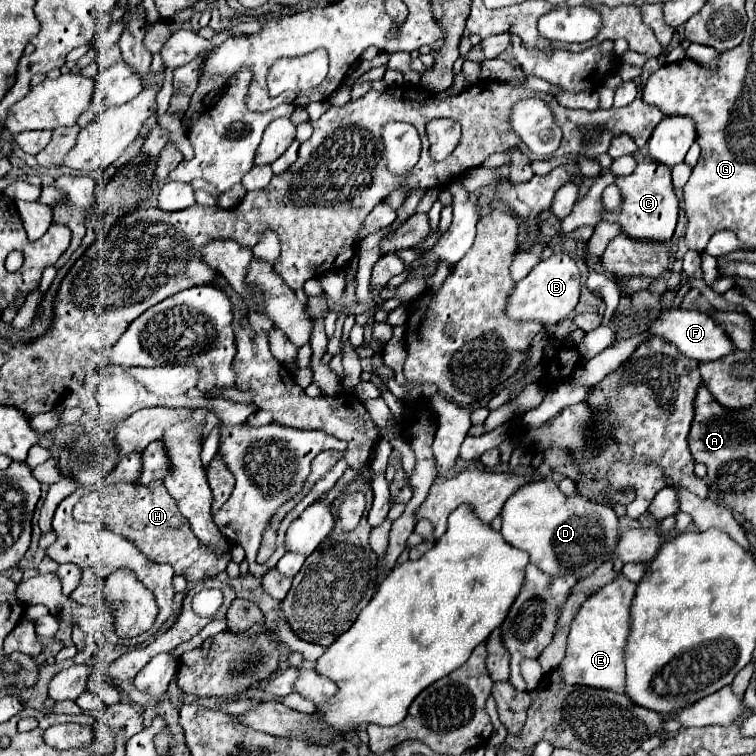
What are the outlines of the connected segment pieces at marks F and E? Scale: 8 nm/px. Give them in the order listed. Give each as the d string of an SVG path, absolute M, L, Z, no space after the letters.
M672 309L672 311L660 313L658 319L648 323L648 329L650 329L650 335L660 335L662 339L672 341L680 349L680 353L684 353L686 357L696 359L700 363L702 361L716 361L716 359L722 359L722 357L736 351L736 345L728 337L726 329L710 313L704 313L700 309L688 309L688 311Z
M616 577L610 585L594 593L572 621L566 657L558 665L564 681L570 685L588 685L626 695L624 649L630 635L630 603L636 595L636 583Z

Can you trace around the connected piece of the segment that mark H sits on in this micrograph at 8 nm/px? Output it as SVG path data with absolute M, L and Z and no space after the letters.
M152 481L150 485L118 483L82 495L82 499L74 505L74 519L102 521L112 533L122 535L130 543L134 541L134 545L152 561L172 565L178 575L186 577L186 581L216 577L230 563L230 555L210 553L210 549L198 543L186 517L182 517L174 497L170 497L162 481Z

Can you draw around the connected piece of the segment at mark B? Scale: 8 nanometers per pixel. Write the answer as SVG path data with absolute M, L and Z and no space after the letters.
M554 253L550 259L542 259L522 281L516 283L508 299L508 315L522 321L540 321L540 323L560 323L566 319L580 297L580 271L576 261L566 253Z

